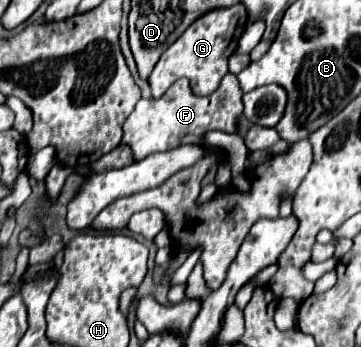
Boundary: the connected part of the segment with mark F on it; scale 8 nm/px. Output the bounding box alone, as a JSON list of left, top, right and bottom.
[122,73,242,160]

